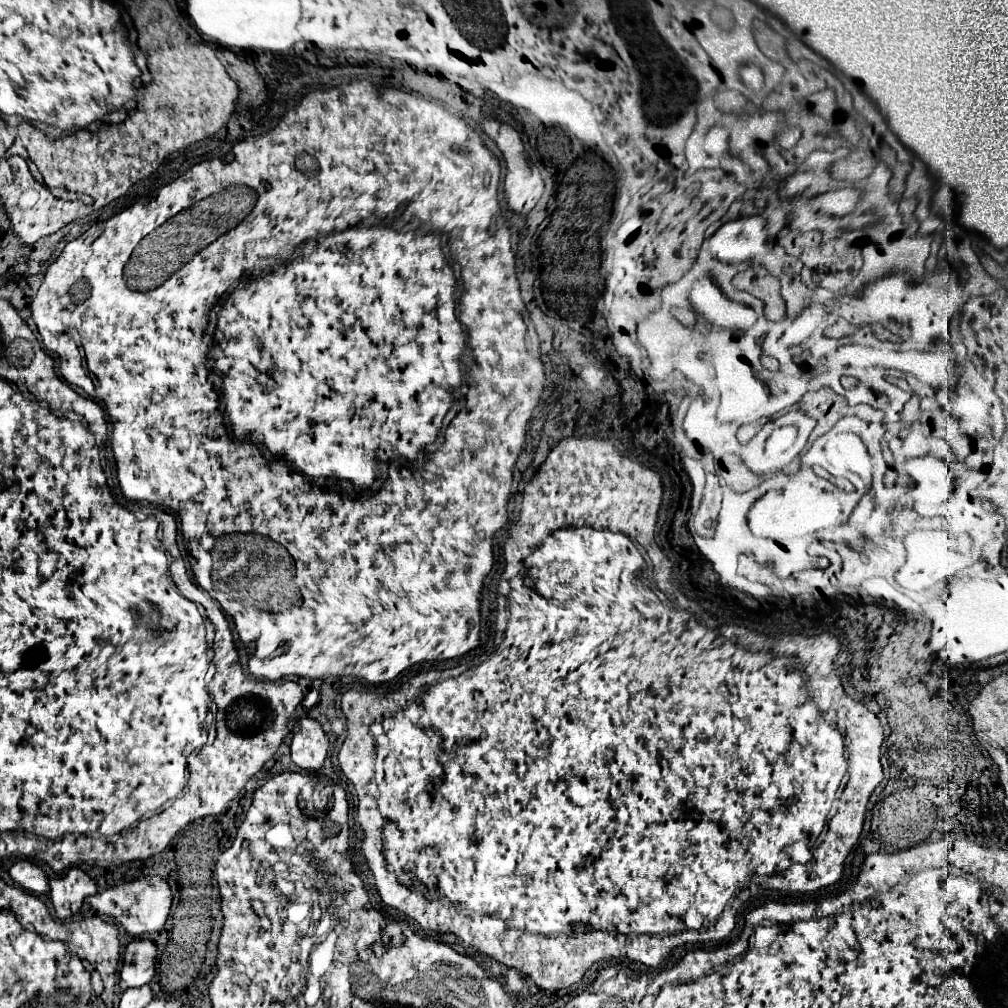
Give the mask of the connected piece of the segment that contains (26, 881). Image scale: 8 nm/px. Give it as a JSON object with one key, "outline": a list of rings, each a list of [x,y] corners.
{"outline":[[[18,860],[12,868],[10,868],[10,876],[12,880],[22,886],[28,892],[34,894],[46,894],[50,890],[48,886],[48,876],[44,874],[44,870],[28,860]]]}

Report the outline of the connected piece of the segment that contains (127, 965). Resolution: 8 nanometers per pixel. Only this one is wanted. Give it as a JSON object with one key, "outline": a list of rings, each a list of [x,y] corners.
{"outline":[[[148,938],[132,940],[124,952],[124,964],[120,970],[120,988],[148,984],[156,972],[156,944]]]}

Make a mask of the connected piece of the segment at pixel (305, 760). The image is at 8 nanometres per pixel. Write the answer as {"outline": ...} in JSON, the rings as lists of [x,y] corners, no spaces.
{"outline":[[[302,718],[292,738],[292,760],[296,766],[308,772],[322,768],[326,760],[326,734],[316,720]]]}

